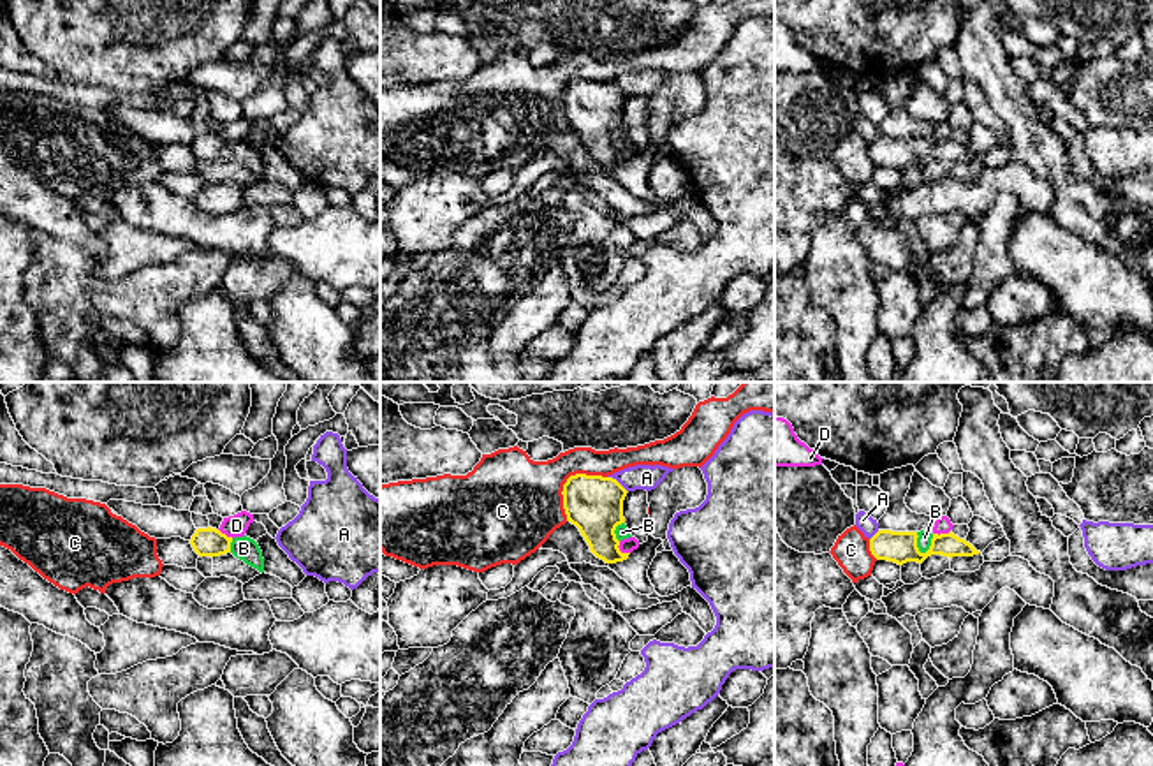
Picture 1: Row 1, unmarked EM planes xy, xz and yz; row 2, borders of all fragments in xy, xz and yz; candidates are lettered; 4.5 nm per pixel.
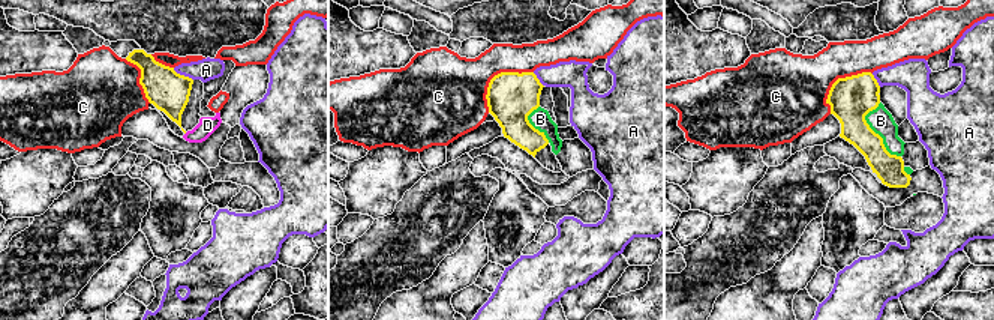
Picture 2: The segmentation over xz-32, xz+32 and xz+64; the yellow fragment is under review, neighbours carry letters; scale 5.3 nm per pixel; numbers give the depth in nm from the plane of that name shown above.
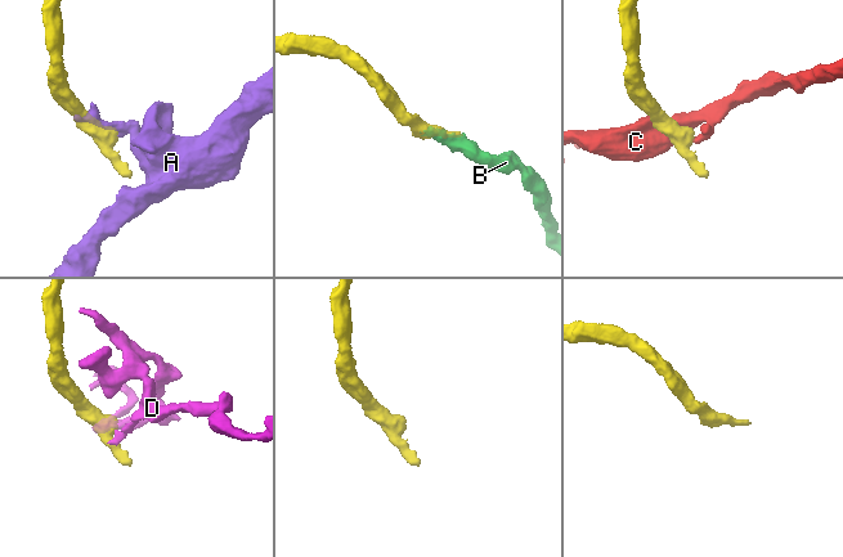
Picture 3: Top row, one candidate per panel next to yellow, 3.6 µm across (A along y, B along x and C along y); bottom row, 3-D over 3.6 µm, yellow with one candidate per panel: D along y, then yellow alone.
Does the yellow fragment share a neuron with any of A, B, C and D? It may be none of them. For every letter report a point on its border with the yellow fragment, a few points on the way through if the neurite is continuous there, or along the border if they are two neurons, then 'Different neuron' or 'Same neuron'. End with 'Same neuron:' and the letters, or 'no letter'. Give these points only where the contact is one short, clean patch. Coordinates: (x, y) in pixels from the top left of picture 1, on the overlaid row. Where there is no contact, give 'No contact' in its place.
A: Touches yellow at xz (618, 483). Different neuron
B: Touches yellow at yz (932, 545). Same neuron
C: Touches yellow at xz (567, 481). Different neuron
D: Touches yellow at xz (618, 550). Boundary: xz (618, 541), (618, 548), (629, 553). Different neuron
Same neuron: B

